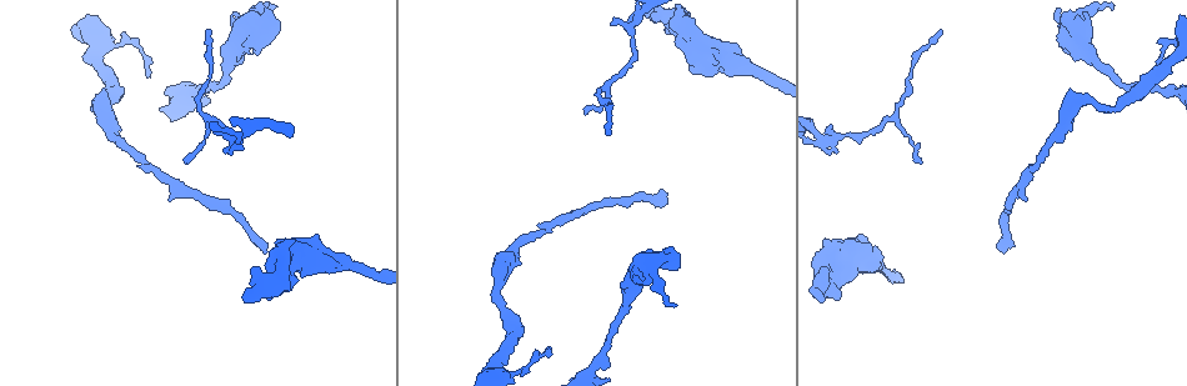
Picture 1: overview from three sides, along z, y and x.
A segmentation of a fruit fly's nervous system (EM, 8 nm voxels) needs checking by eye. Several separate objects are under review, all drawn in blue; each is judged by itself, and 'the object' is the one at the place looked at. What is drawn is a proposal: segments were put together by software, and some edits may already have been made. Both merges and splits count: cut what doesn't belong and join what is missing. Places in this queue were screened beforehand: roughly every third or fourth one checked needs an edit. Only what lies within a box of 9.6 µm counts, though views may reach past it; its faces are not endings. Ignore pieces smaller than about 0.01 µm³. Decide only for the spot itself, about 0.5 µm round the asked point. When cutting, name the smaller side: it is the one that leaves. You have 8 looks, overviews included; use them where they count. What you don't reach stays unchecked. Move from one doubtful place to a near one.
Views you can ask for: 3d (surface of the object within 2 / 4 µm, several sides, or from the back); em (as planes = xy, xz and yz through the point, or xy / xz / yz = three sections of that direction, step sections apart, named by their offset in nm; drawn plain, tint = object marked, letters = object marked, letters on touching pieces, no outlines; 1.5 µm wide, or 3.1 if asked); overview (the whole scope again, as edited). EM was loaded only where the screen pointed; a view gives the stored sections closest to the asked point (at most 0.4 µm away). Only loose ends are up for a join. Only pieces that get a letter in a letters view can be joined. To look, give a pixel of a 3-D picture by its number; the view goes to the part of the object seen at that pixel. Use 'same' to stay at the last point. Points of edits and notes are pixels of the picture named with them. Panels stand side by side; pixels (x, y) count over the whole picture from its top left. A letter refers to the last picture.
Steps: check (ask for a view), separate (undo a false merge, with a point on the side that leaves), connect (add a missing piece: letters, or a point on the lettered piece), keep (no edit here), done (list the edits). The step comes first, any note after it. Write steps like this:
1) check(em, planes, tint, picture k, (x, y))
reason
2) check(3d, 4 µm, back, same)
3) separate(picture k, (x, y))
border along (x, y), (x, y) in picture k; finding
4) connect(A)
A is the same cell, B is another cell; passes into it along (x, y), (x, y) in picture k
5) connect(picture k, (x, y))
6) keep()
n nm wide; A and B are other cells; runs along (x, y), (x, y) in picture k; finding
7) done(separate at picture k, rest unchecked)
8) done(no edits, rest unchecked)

check(3d, 4 µm, picture 1, (494, 299))
a narrow waist

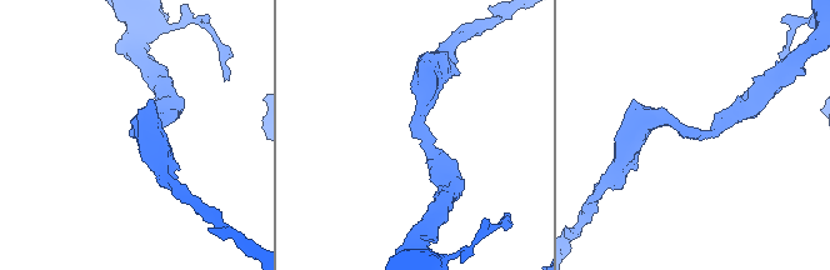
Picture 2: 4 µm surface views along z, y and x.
check(em, planes, letters, picture 2, (416, 130))
arms of 280, 300 nm

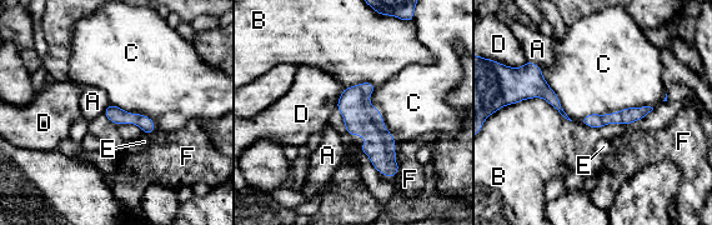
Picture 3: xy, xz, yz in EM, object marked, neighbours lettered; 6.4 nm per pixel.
keep()
100 nm wide; A, B, C, D, E and F are other cells; border along (653, 108), (578, 120) in picture 3; one cell here

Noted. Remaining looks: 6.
check(em, xz, step 8, tint, picture 1, (1176, 44))
thick turns thin

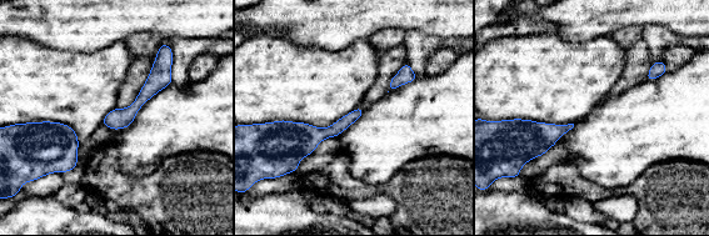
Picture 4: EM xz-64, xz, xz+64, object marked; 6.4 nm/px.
check(em, xy, step 8, letters, same)
another direction

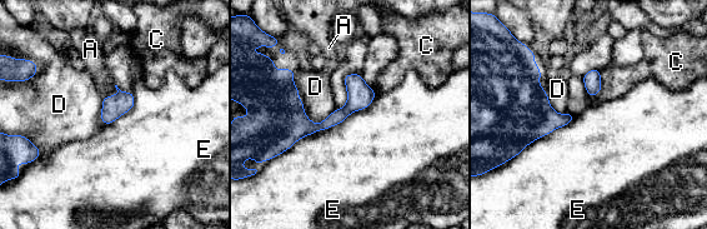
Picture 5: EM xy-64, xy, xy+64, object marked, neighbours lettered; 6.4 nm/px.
keep()
140 nm wide; A, C, D and E are other cells; one cell here

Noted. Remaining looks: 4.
check(3d, 4 µm, picture 1, (209, 30))
tapers out

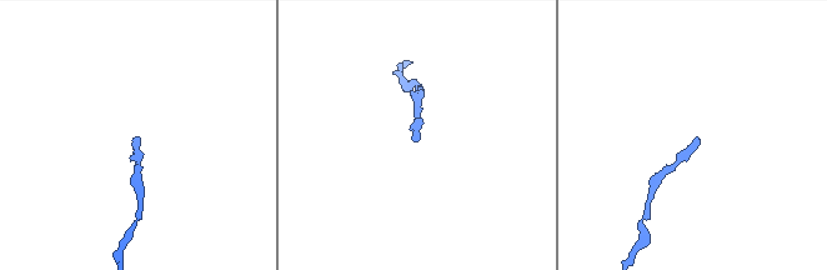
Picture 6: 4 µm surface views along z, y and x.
check(em, xy, step 8, tint, picture 6, (697, 137))

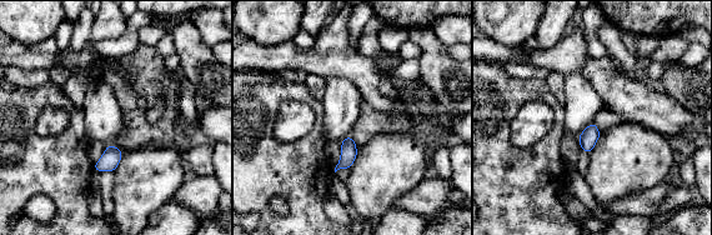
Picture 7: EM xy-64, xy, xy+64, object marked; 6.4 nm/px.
check(em, yz, step 8, letters, same)
cut it another way

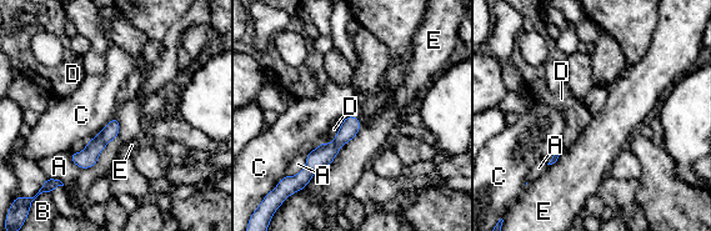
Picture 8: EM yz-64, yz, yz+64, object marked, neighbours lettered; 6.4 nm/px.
keep()
100 nm wide; A, B, C, D and E are other cells; border along (114, 116), (88, 142) in picture 8; no lettered piece goes on from it

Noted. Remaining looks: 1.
done(no edits, rest unchecked)

